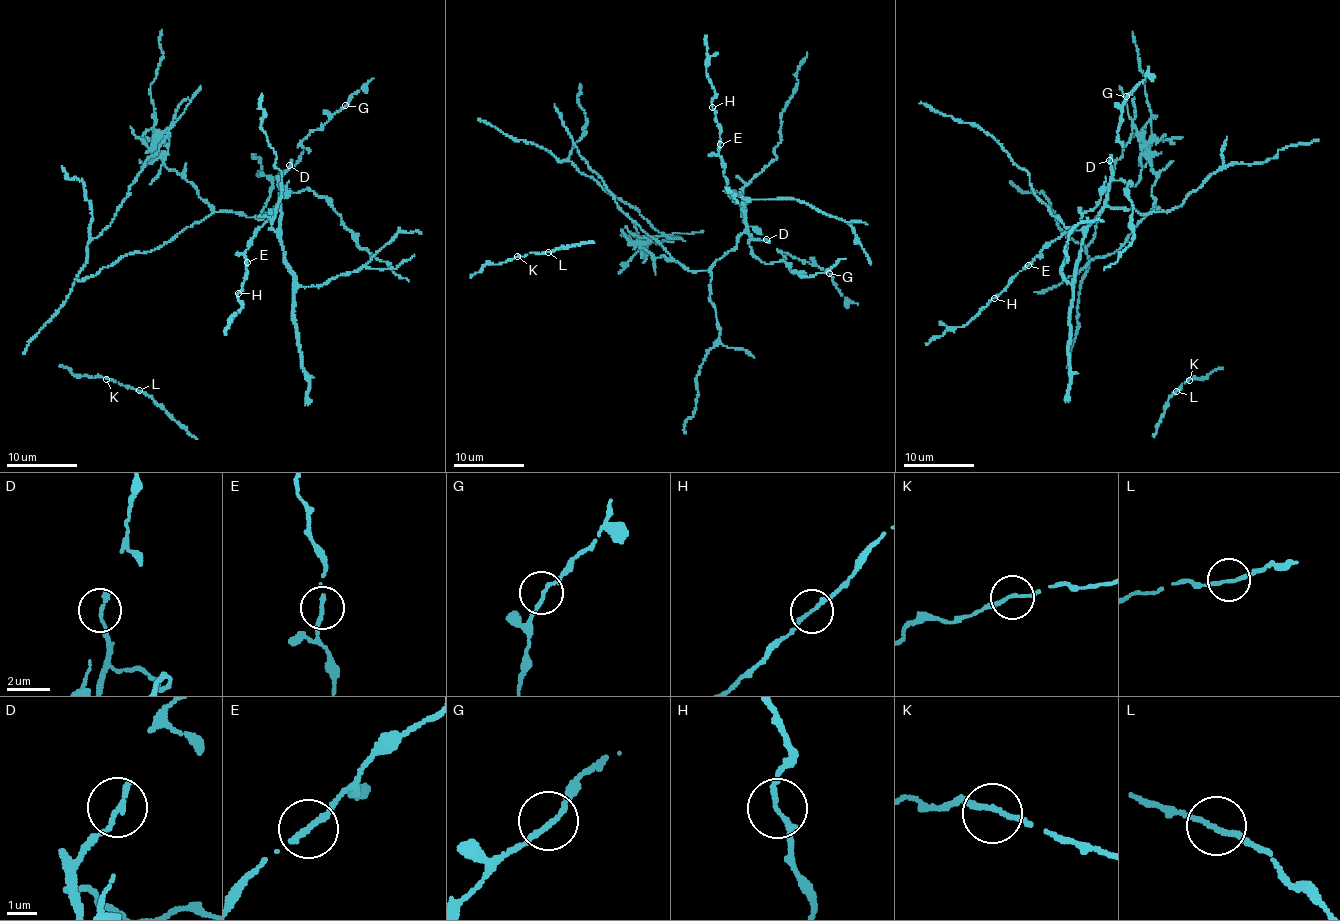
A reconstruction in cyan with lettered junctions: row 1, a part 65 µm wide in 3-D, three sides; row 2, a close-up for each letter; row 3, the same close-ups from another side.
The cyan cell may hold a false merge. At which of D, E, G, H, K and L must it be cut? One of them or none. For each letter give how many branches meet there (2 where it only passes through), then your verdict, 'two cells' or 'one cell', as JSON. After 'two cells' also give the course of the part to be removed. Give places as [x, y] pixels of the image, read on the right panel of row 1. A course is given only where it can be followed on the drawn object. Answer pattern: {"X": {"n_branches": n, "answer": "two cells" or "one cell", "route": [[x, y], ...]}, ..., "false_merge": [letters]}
{"D": {"n_branches": 1, "answer": "two cells", "route": [[1108, 160], [1106, 203], [1160, 208], [1135, 128], [1086, 248], [1067, 368]]}, "E": {"n_branches": 1, "answer": "one cell"}, "G": {"n_branches": 2, "answer": "one cell"}, "H": {"n_branches": 2, "answer": "one cell"}, "K": {"n_branches": 2, "answer": "one cell"}, "L": {"n_branches": 2, "answer": "one cell"}, "false_merge": ["D"]}

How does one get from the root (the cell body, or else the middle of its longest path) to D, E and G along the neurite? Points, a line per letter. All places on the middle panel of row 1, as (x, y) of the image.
D: (656, 230), (661, 234), (639, 246), (689, 271), (707, 270), (744, 231), (766, 239)
E: (656, 230), (661, 234), (639, 246), (689, 271), (707, 270), (736, 245), (747, 226), (728, 193), (719, 144)
G: (656, 230), (661, 234), (639, 246), (689, 271), (707, 270), (744, 231), (829, 273)

